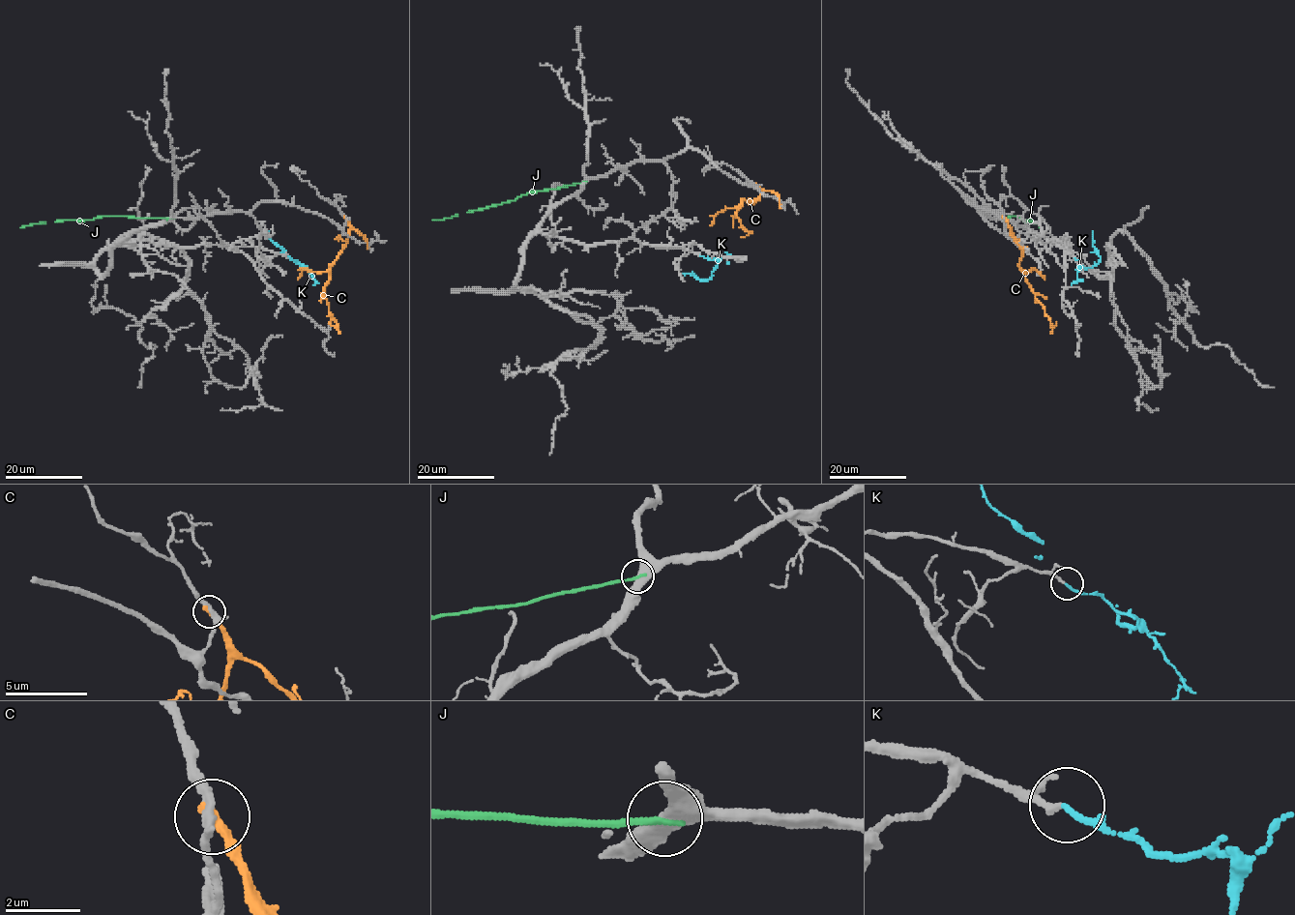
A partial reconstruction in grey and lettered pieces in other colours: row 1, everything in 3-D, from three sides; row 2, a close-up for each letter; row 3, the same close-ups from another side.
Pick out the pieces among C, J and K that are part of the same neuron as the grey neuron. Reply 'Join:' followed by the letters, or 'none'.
Join: K

